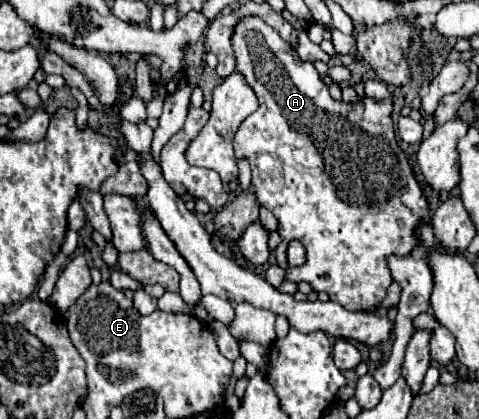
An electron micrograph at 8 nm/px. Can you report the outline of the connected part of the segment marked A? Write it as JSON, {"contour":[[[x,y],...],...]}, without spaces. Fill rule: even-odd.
{"contour":[[[248,17],[236,25],[232,47],[236,53],[236,71],[246,79],[260,101],[260,107],[246,117],[234,135],[234,153],[236,159],[250,161],[252,191],[256,193],[258,203],[278,219],[282,243],[274,253],[278,265],[286,271],[286,281],[306,281],[314,291],[328,293],[330,301],[340,303],[348,311],[378,311],[386,299],[386,289],[392,283],[386,259],[390,255],[410,255],[418,243],[418,227],[432,223],[428,201],[394,137],[392,97],[378,101],[364,95],[356,103],[332,99],[328,85],[314,65],[304,65],[296,51],[258,17]],[[262,153],[268,153],[274,159],[280,167],[280,179],[284,181],[262,179],[256,165]],[[292,239],[304,241],[308,249],[308,259],[302,267],[290,267],[286,263],[286,245]]]}

